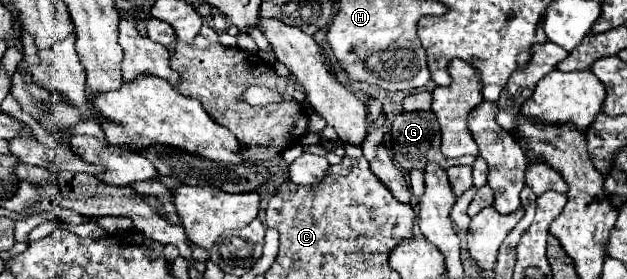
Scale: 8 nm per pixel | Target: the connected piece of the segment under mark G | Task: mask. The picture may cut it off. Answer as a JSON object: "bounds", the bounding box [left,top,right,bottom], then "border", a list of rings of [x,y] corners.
{"bounds":[391,110,475,172],"border":[[[431,110],[427,112],[401,112],[391,126],[391,150],[393,150],[393,158],[399,170],[403,172],[411,172],[411,170],[425,170],[425,166],[429,162],[439,164],[443,170],[451,168],[451,166],[471,166],[475,162],[475,158],[457,158],[457,160],[447,160],[441,156],[441,134],[439,134],[439,124],[437,118]]]}

